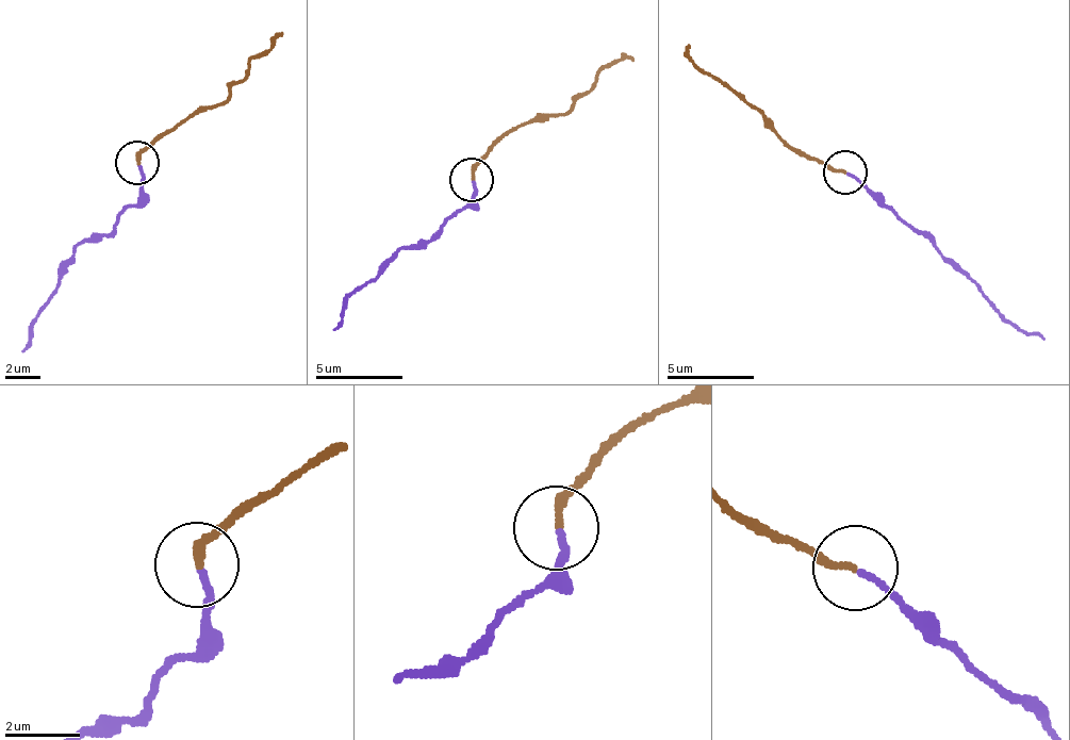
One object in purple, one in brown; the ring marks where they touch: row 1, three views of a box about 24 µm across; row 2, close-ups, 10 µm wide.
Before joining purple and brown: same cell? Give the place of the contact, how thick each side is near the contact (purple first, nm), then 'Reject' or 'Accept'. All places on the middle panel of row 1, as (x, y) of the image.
Place: (472, 180). Thickness 170 nm (purple) against 200 nm. Reject

